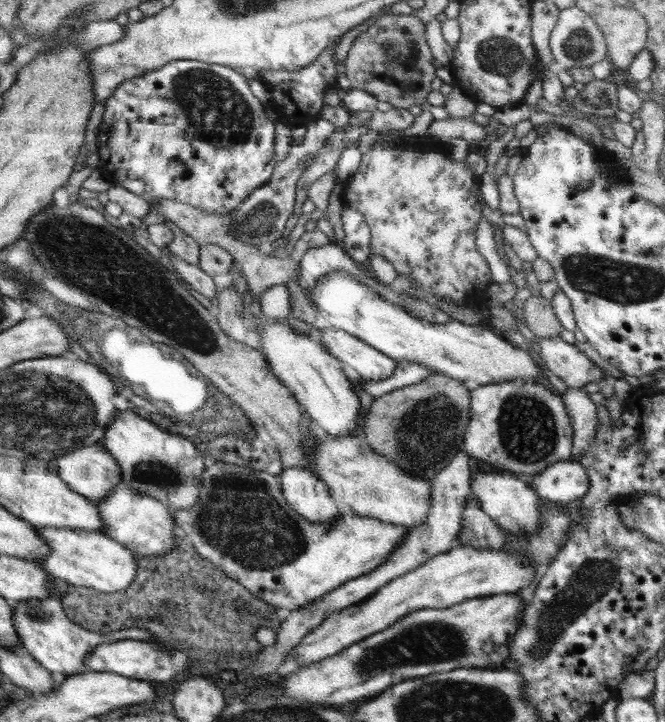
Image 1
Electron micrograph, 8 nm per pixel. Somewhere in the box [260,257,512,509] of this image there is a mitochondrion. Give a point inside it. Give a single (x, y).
(425, 434)

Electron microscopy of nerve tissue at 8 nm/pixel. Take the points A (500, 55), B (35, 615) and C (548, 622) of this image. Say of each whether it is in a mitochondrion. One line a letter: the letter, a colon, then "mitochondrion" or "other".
A: mitochondrion
B: other
C: mitochondrion

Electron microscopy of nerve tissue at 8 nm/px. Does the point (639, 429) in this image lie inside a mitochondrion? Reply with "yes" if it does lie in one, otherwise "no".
no

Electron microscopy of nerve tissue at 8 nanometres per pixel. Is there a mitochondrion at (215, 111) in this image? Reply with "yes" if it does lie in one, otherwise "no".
yes

